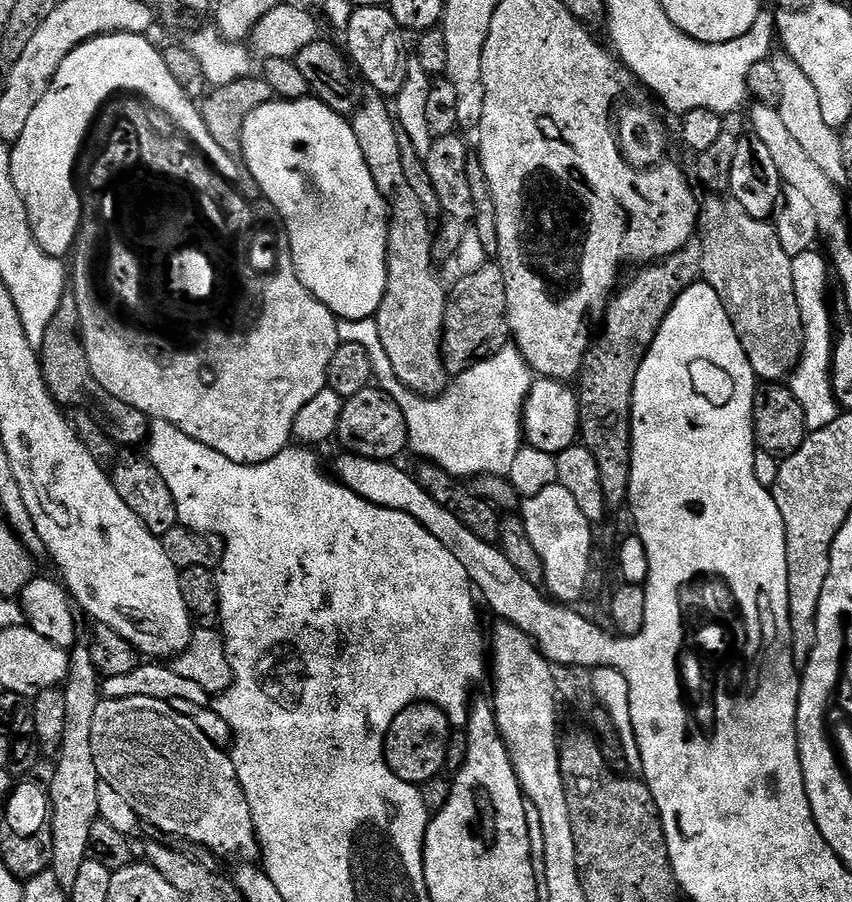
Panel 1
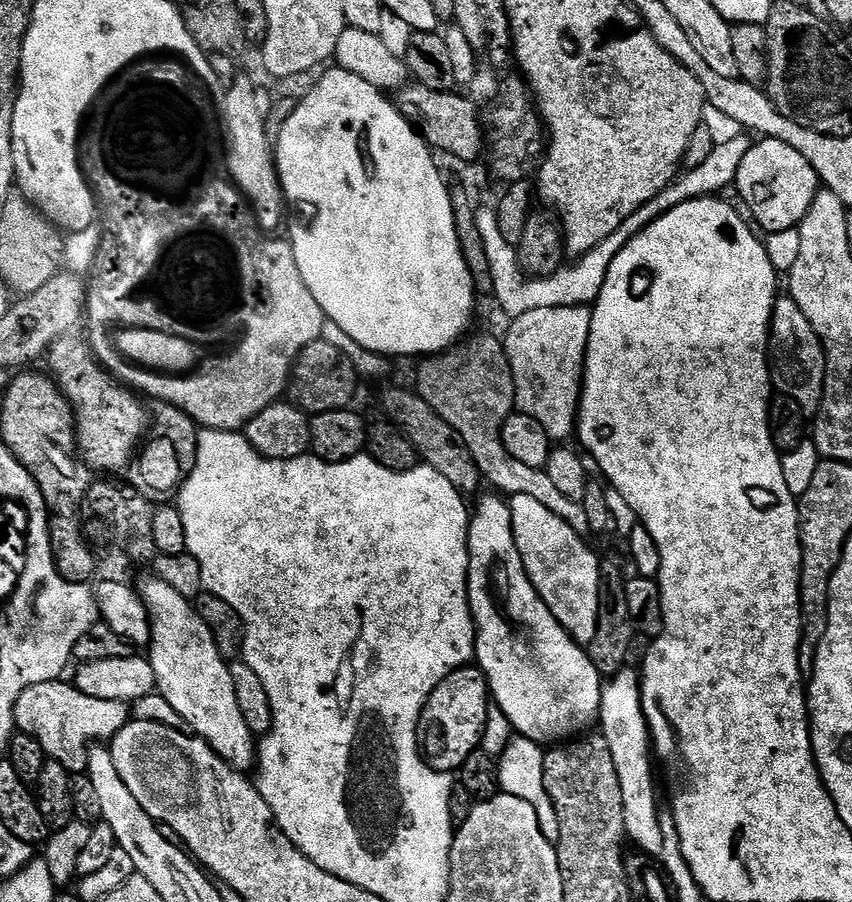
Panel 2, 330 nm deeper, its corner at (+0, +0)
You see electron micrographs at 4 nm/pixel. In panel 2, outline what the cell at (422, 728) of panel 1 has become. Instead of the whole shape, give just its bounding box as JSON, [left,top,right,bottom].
[417,666,490,773]

